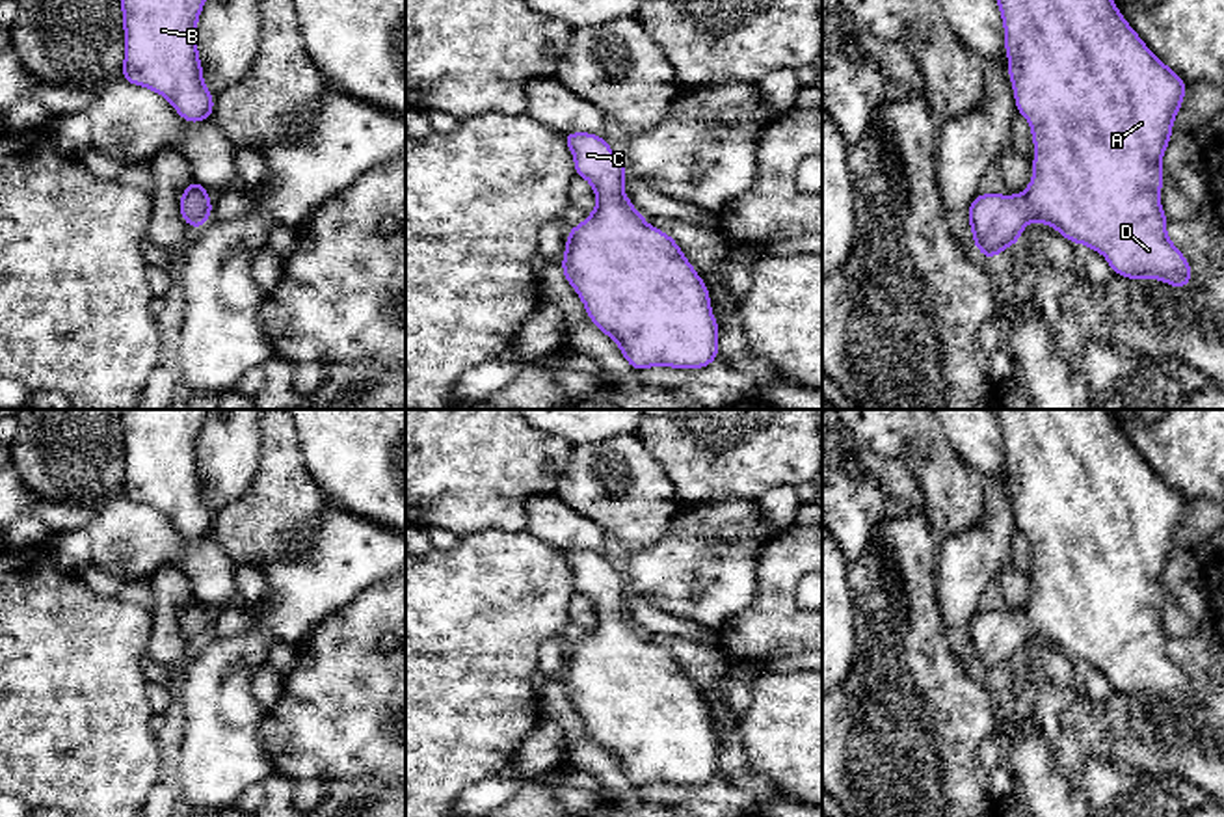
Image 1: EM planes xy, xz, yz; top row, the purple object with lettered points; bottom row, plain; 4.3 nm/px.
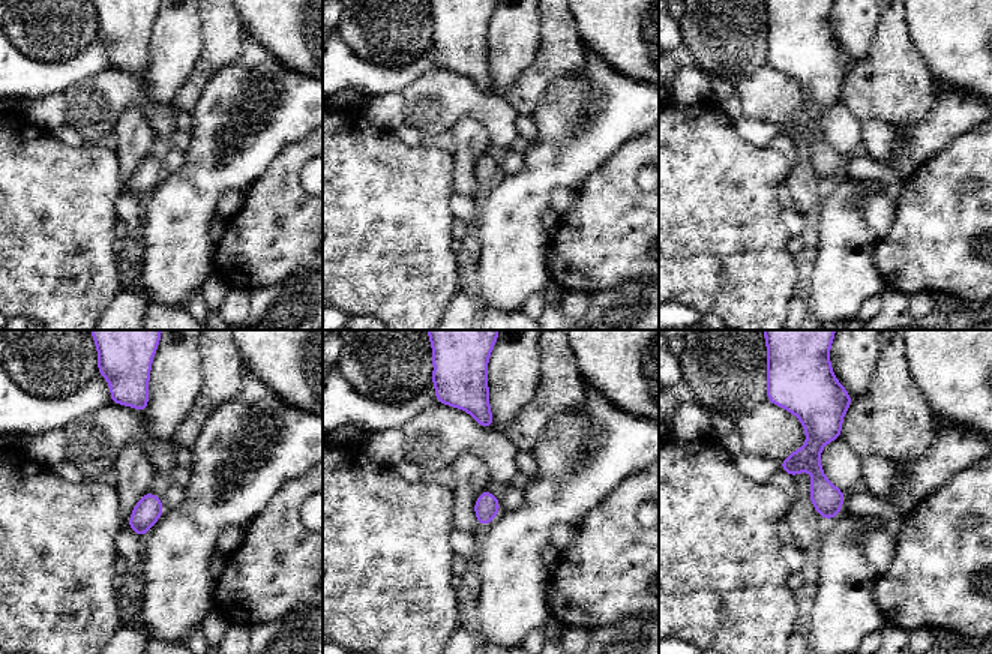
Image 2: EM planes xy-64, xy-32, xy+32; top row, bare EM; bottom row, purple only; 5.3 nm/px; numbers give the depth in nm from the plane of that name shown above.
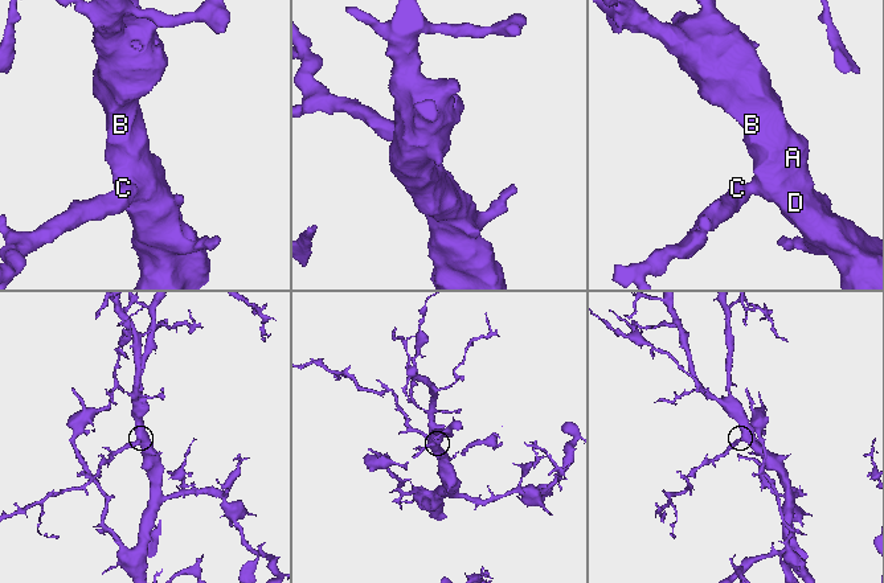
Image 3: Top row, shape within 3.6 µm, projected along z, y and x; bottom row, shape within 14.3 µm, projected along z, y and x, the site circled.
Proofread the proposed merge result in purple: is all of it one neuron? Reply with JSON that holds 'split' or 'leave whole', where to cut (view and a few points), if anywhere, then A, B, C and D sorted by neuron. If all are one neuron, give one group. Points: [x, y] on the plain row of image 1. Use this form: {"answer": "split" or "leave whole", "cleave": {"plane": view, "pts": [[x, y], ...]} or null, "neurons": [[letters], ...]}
{"answer": "leave whole", "cleave": null, "neurons": [["A", "B", "C", "D"]]}

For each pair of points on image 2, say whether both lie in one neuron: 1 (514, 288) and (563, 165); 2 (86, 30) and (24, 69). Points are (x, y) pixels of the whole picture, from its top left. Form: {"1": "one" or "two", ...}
{"1": "one", "2": "two"}

